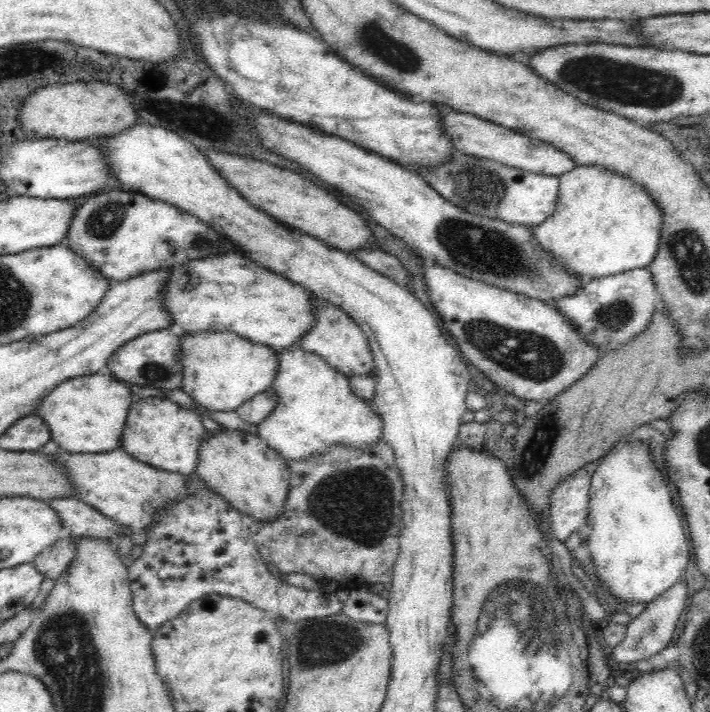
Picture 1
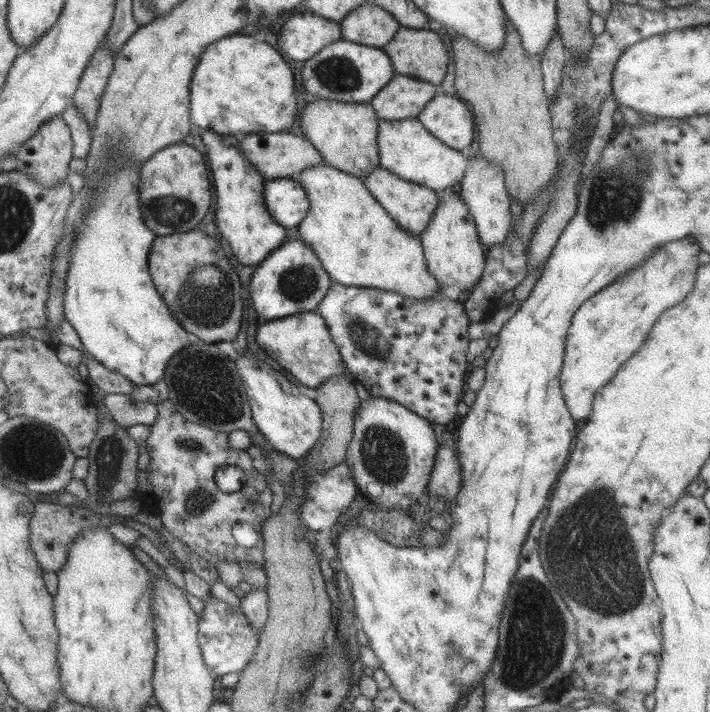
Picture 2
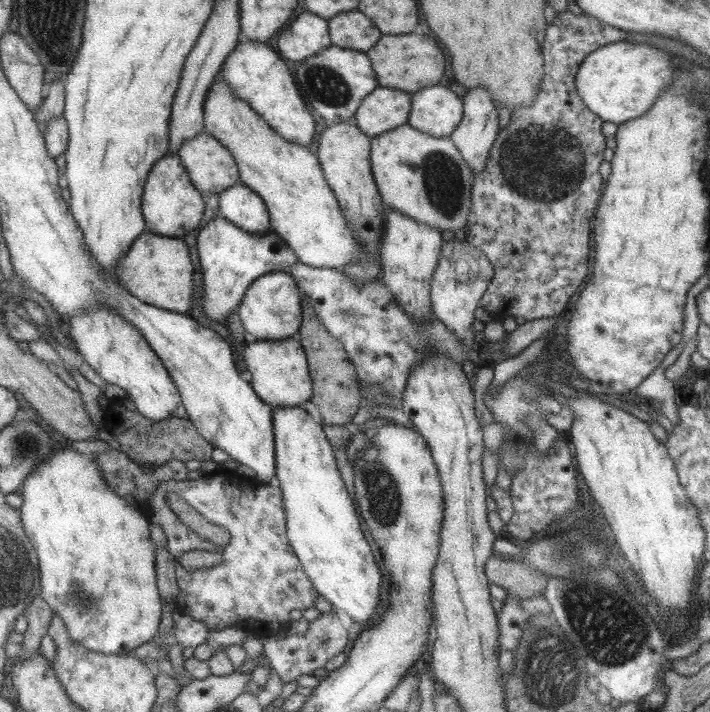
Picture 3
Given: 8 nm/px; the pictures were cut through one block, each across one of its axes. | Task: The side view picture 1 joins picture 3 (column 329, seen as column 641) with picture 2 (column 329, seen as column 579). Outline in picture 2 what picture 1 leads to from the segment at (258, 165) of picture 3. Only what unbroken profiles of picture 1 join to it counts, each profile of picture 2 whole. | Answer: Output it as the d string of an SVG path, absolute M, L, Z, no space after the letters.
M325 164L307 168L301 173L295 175L294 178L296 182L299 182L300 187L303 188L304 192L308 195L310 203L304 220L297 226L297 232L299 233L301 240L303 240L303 243L315 251L317 259L321 261L321 265L323 265L323 269L325 269L325 272L329 275L331 282L343 284L343 286L377 288L379 291L395 292L397 295L403 296L405 299L417 301L433 299L436 296L436 293L443 288L443 286L440 286L440 284L437 283L437 279L435 279L435 277L427 271L427 267L425 267L424 252L418 236L408 234L388 216L385 209L383 209L383 207L381 207L381 205L375 201L375 198L367 191L367 188L363 185L361 178L351 176L345 172L340 172L339 170Z

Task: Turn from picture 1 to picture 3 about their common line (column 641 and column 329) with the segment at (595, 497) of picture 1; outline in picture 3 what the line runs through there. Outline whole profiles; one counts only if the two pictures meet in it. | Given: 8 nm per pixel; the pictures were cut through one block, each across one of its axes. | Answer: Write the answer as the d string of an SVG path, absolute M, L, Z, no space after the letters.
M302 406L273 407L272 412L275 478L278 480L285 511L287 542L313 588L331 604L333 610L343 610L353 621L365 624L367 620L371 620L373 610L379 604L383 576L373 559L369 544L363 537L358 512L353 506L351 496L345 490L345 484L335 467L333 450L324 436L321 423L312 418Z

